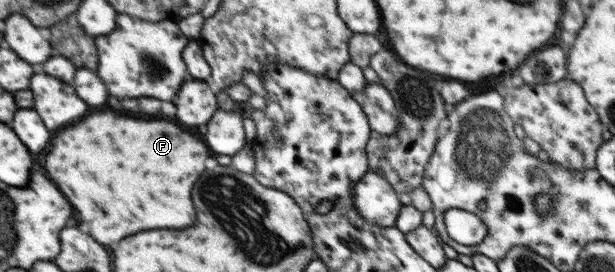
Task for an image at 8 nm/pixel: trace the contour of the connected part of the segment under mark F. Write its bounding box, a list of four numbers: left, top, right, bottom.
[44,113,210,243]

